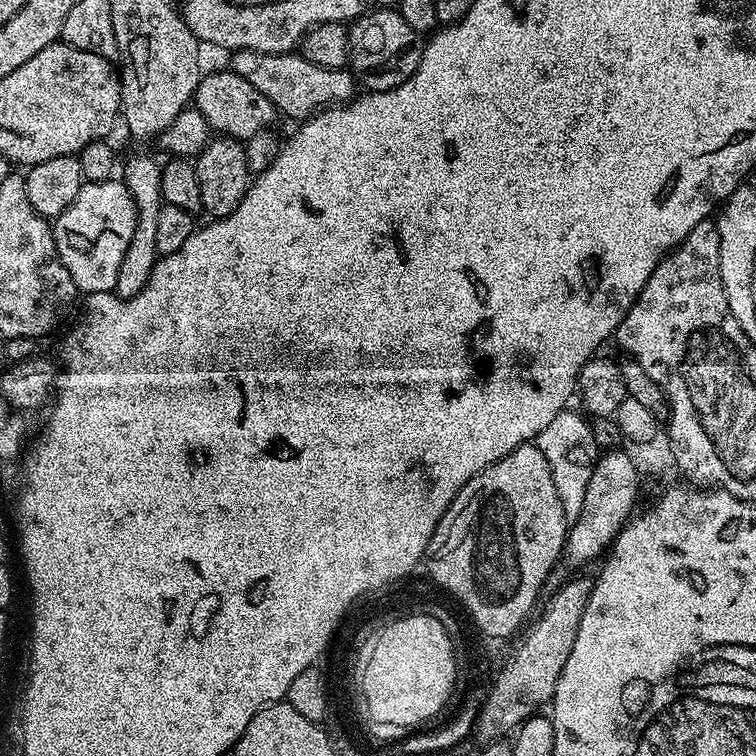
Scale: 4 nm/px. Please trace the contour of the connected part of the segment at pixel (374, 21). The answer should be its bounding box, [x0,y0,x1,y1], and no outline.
[348,8,423,92]

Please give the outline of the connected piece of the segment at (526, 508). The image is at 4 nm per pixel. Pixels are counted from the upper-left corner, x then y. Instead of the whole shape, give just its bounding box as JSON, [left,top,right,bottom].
[431,442,570,635]

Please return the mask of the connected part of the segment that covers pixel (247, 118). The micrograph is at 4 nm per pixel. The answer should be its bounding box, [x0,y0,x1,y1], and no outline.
[194,70,278,142]

